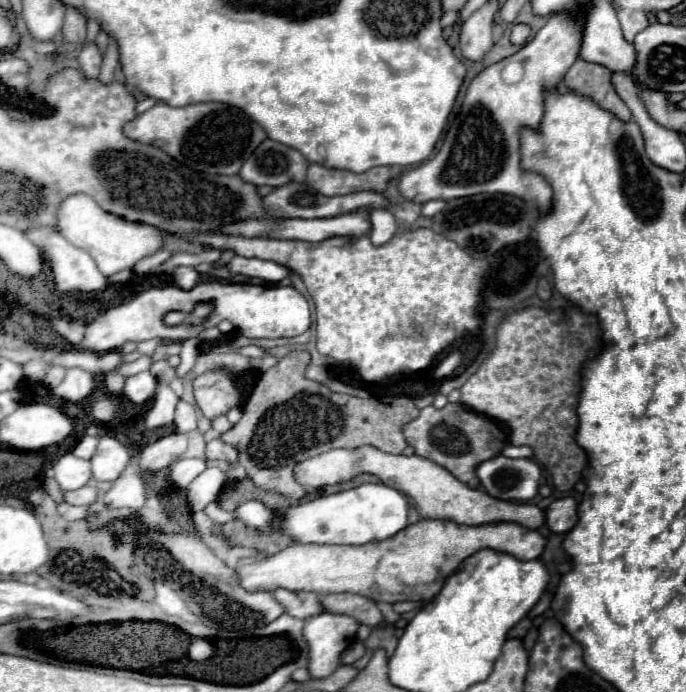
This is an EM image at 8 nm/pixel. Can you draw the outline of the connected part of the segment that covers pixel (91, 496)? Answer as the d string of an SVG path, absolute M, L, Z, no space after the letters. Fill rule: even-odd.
M83 486L83 488L79 488L79 490L63 492L63 496L65 496L65 502L81 506L81 504L91 504L91 502L99 500L99 498L101 498L101 492L99 492L99 488L95 488L95 486Z

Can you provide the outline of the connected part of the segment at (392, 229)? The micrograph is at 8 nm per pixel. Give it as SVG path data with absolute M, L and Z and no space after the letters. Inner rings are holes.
M375 210L375 214L371 214L371 234L369 234L369 238L375 246L387 244L397 230L399 230L397 220L389 210Z

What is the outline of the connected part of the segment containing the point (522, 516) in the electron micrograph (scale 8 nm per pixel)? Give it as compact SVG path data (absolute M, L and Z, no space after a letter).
M361 446L355 450L335 448L335 450L329 450L329 452L323 452L323 454L317 454L313 458L299 462L293 472L295 472L295 480L307 490L319 490L329 484L345 482L365 472L375 474L383 480L385 486L399 490L409 500L413 498L413 504L423 518L443 518L443 520L453 520L457 524L467 524L467 526L477 526L485 522L519 522L521 526L527 526L533 530L537 530L545 522L545 516L537 506L523 504L523 502L515 504L515 502L497 500L489 496L485 490L469 488L467 484L459 482L449 470L443 470L443 466L427 458L421 458L417 454L411 454L411 456L387 454L375 446Z

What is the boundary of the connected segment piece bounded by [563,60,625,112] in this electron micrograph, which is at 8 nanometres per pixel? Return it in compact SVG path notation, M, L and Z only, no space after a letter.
M577 60L563 84L587 98L591 98L597 106L603 106L603 110L611 110L611 112L621 112L625 110L623 100L615 94L613 86L611 86L611 70L599 64L591 64L585 60Z

